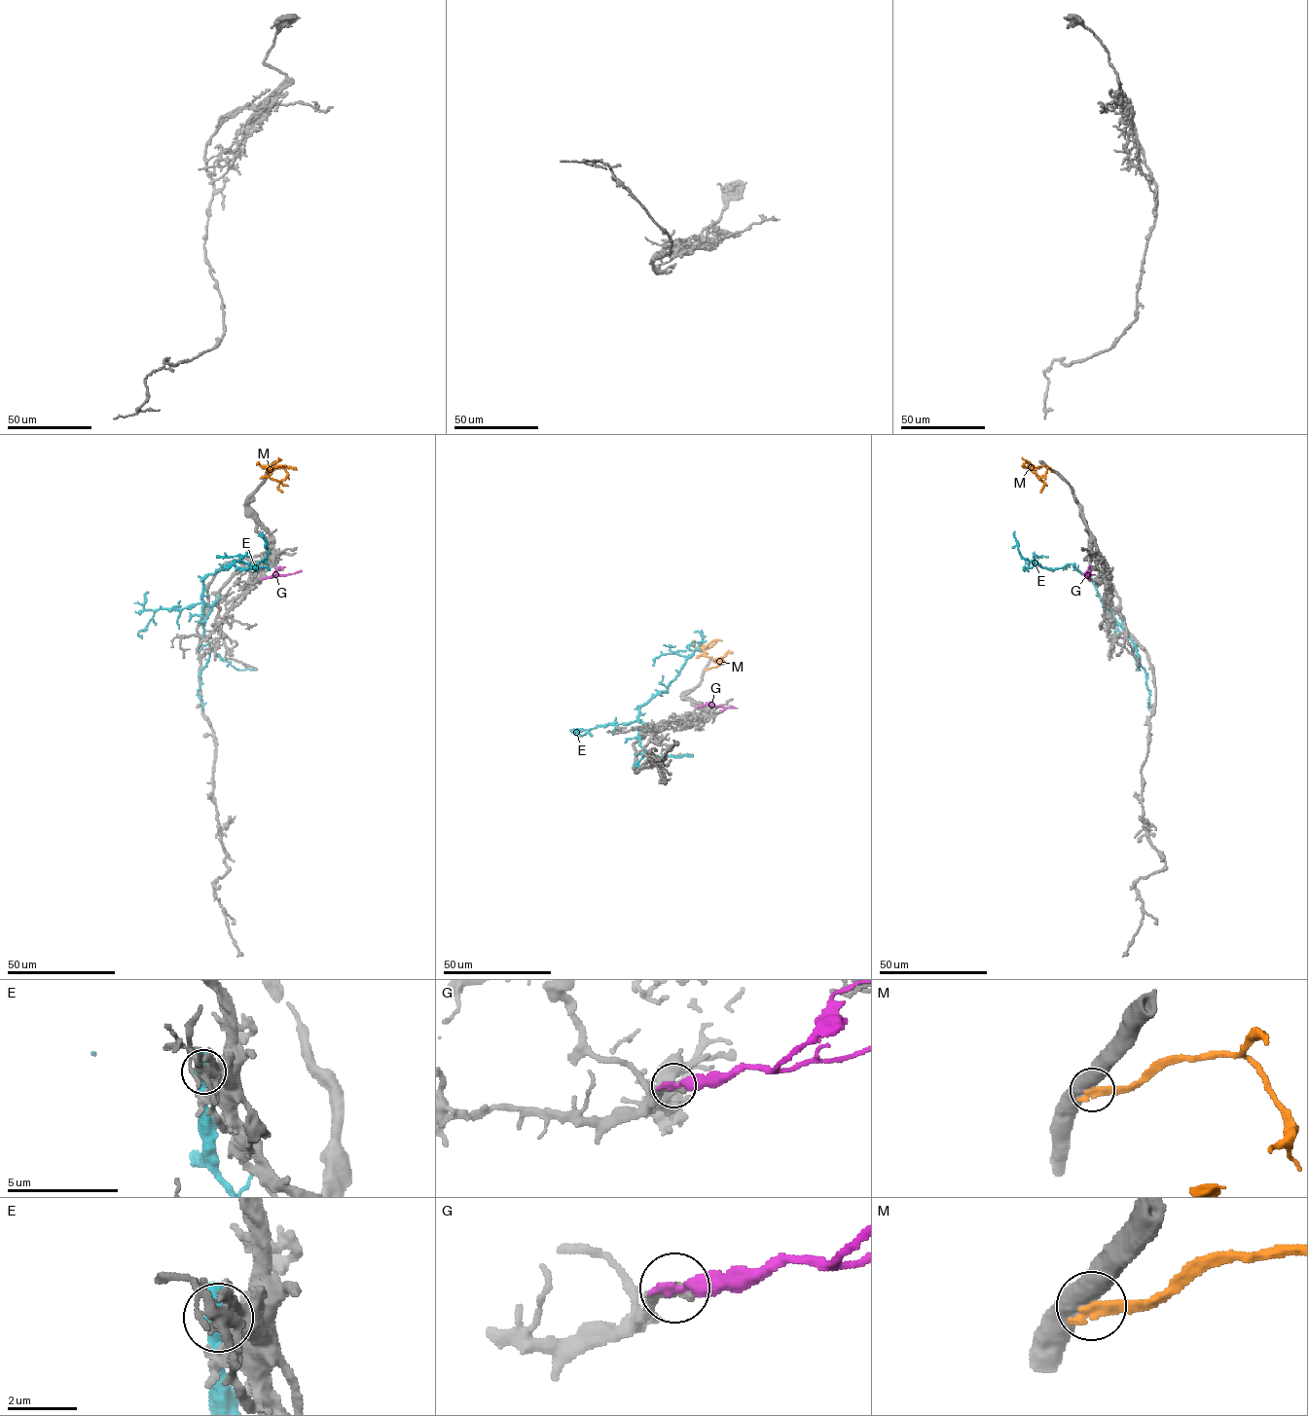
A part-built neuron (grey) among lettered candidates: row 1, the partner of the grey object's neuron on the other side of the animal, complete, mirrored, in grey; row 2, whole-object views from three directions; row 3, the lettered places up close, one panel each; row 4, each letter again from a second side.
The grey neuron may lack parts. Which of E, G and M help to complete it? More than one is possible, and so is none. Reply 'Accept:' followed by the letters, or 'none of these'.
Accept: none of these

